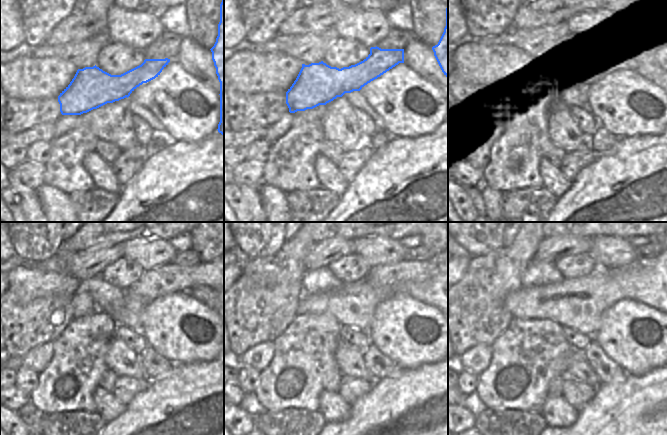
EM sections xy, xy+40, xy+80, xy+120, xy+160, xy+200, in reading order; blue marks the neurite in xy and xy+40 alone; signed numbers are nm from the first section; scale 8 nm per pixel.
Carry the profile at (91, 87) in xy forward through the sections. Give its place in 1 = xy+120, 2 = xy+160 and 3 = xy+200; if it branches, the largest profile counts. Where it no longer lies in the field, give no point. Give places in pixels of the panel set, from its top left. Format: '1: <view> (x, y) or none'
1: xy+120 (95, 294)
2: xy+160 (392, 275)
3: xy+200 (554, 277)

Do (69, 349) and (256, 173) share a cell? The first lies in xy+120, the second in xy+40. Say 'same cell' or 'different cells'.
different cells

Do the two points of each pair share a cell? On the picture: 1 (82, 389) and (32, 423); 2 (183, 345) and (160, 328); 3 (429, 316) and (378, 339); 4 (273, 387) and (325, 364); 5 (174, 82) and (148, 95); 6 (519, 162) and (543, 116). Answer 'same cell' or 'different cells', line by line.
1: different cells
2: same cell
3: same cell
4: same cell
5: same cell
6: same cell

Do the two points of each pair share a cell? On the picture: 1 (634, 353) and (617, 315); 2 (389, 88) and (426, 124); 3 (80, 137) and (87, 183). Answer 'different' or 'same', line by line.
1: same
2: same
3: same

